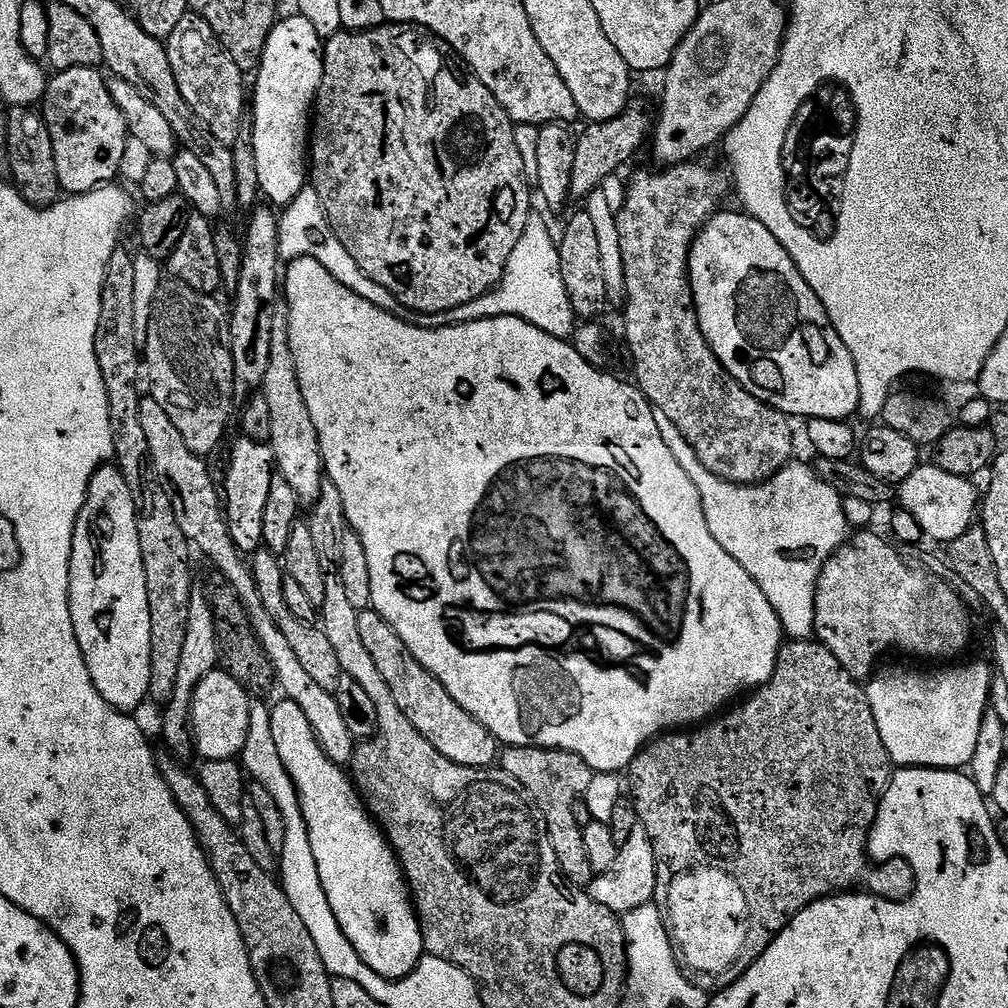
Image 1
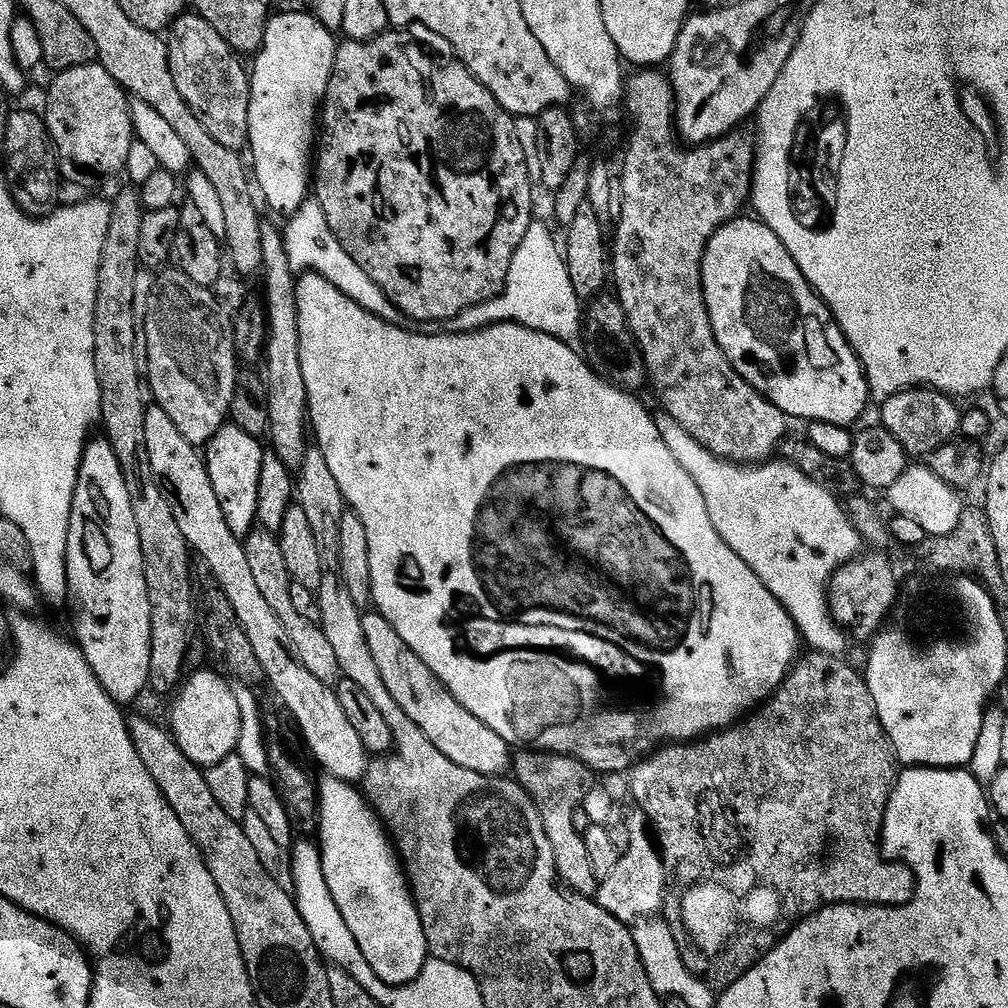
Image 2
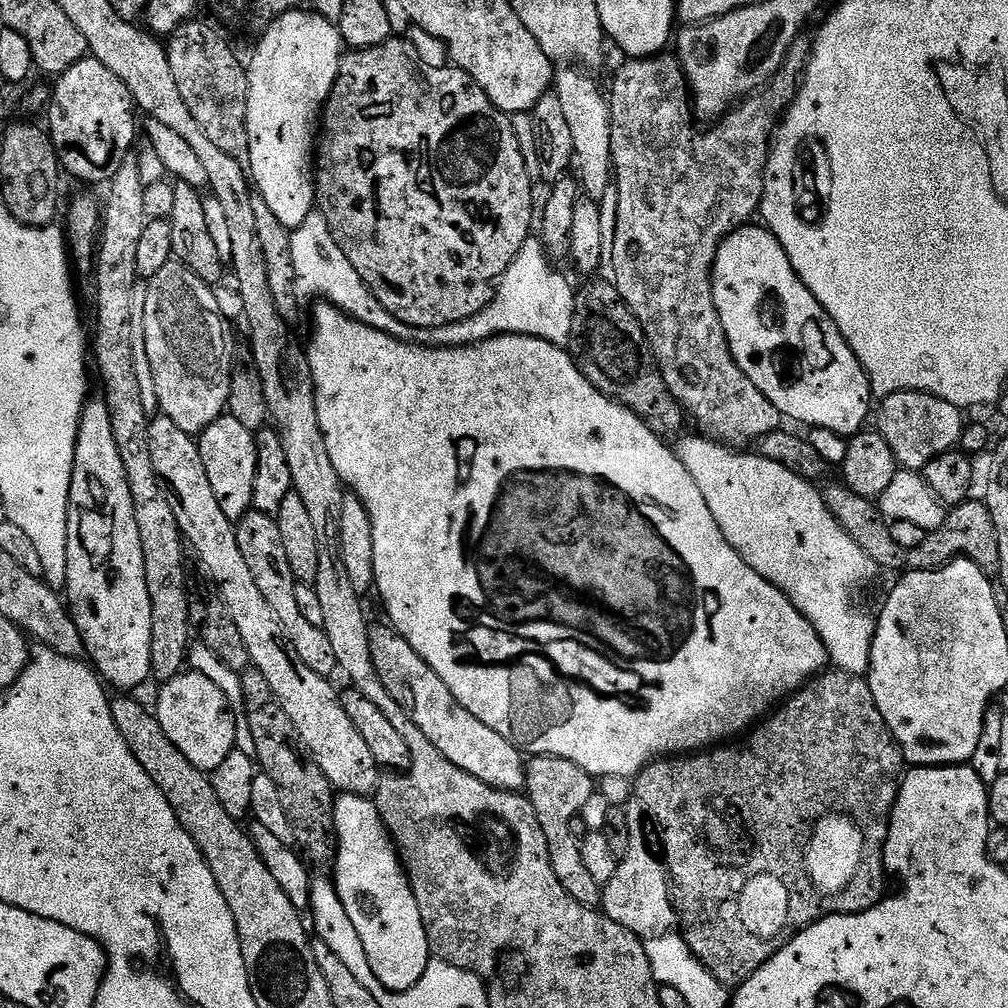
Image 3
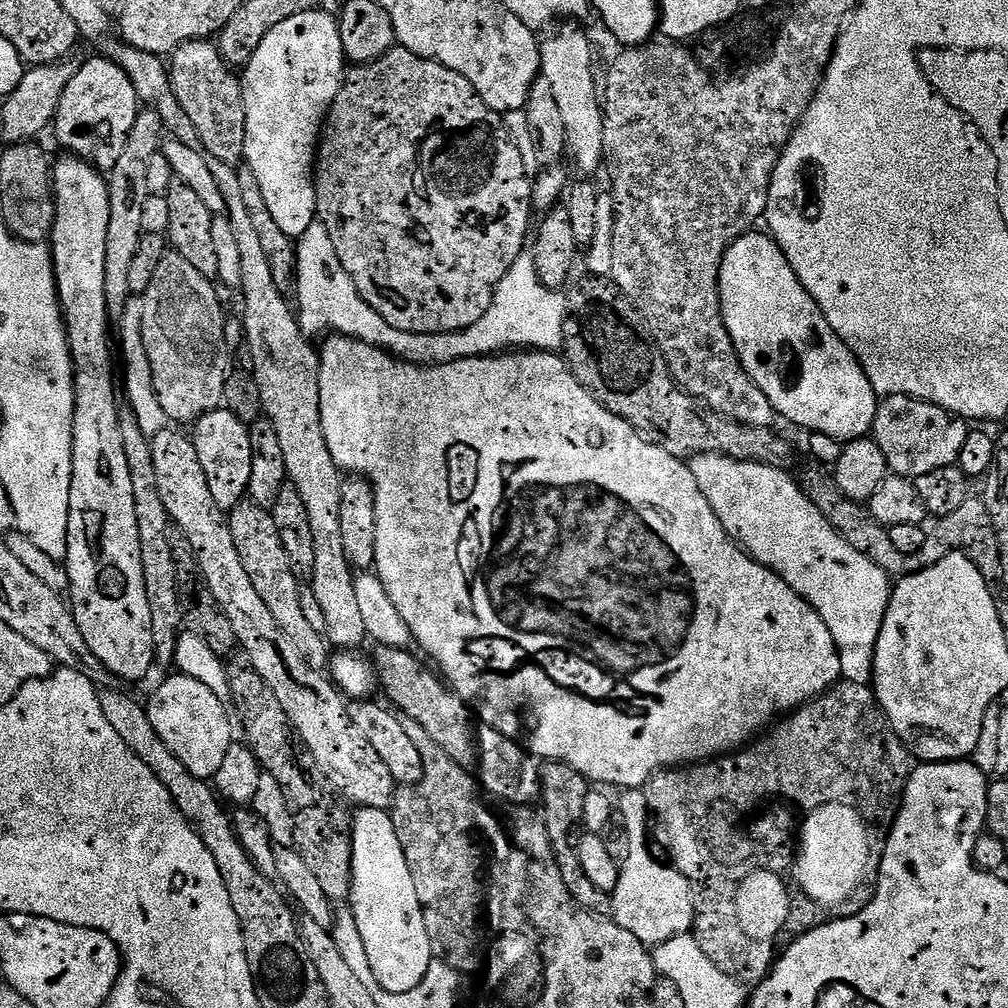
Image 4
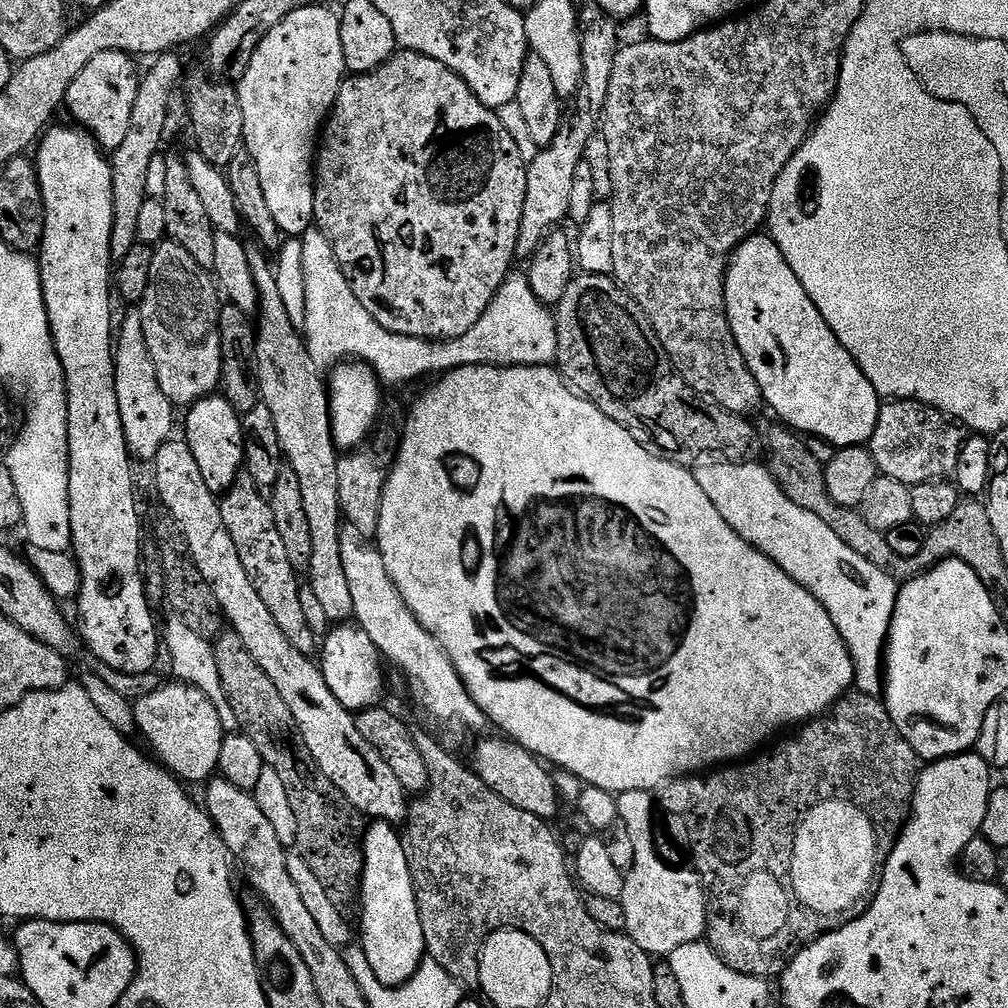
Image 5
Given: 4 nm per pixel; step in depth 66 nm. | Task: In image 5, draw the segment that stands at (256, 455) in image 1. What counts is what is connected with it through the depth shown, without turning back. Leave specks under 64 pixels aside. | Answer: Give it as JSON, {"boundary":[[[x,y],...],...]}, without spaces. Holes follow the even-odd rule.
{"boundary":[[[213,394],[205,400],[199,400],[187,412],[182,436],[187,440],[194,459],[198,462],[202,482],[206,482],[206,486],[210,486],[210,490],[217,494],[229,492],[236,477],[241,475],[245,467],[241,413],[236,412],[222,394]]]}

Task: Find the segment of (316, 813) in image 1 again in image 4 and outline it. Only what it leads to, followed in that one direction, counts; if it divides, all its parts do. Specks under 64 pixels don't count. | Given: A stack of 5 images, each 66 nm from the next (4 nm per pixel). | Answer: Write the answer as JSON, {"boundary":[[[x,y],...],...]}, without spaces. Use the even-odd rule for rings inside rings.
{"boundary":[[[383,808],[355,809],[352,817],[352,920],[356,923],[358,943],[366,946],[366,958],[378,986],[390,994],[406,994],[418,986],[426,970],[434,963],[430,934],[426,934],[424,911],[418,902],[418,890],[414,890],[414,878],[410,866],[406,866],[406,854],[402,854],[402,842],[398,842],[398,830],[394,830],[391,815]]]}

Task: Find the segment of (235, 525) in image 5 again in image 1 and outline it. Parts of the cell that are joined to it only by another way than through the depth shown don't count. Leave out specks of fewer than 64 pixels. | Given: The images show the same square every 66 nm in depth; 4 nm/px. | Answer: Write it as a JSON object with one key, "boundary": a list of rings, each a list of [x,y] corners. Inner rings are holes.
{"boundary":[[[267,550],[251,553],[250,571],[254,578],[254,586],[258,586],[258,598],[262,598],[262,606],[266,606],[266,614],[274,618],[274,626],[278,626],[278,630],[282,630],[282,635],[290,642],[290,647],[298,657],[299,664],[306,669],[306,674],[310,674],[314,682],[318,682],[318,686],[322,686],[322,690],[335,693],[338,682],[345,675],[344,671],[338,663],[332,644],[326,639],[324,629],[316,624],[307,624],[301,622],[299,618],[294,618],[292,611],[286,607],[286,598],[282,595],[286,573],[281,557]]]}

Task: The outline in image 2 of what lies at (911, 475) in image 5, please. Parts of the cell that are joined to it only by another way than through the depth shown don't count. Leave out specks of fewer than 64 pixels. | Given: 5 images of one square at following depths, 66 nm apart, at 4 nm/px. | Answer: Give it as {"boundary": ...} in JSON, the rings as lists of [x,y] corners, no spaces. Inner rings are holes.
{"boundary":[[[913,386],[894,394],[886,403],[879,405],[879,423],[890,434],[894,434],[898,442],[902,442],[909,457],[927,458],[943,444],[951,444],[957,439],[962,408],[956,404],[959,403],[953,397],[945,396],[944,393],[937,392],[934,388]]]}

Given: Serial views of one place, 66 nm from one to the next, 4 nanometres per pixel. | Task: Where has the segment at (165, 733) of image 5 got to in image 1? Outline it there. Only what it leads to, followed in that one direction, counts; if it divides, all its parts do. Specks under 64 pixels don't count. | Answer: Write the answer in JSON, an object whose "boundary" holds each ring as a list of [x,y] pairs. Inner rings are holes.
{"boundary":[[[217,670],[215,672],[211,672],[210,674],[206,674],[206,678],[202,678],[202,682],[198,682],[198,686],[194,690],[194,698],[192,699],[192,739],[194,741],[194,748],[197,753],[201,752],[201,757],[204,760],[236,760],[237,757],[241,755],[244,751],[244,747],[246,746],[246,734],[250,730],[250,693],[245,690],[235,680],[234,678],[230,678],[230,674],[226,674],[222,670]]]}

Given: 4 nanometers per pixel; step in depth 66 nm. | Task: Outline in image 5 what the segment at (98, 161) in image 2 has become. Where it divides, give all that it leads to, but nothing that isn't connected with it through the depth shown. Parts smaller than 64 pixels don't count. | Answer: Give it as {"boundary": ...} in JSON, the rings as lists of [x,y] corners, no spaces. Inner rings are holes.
{"boundary":[[[103,52],[98,54],[98,58],[90,58],[90,62],[86,62],[82,74],[78,74],[78,78],[74,78],[74,82],[70,82],[66,112],[77,120],[73,121],[83,131],[96,140],[101,149],[114,150],[118,146],[122,146],[122,142],[126,138],[130,127],[130,114],[134,110],[134,98],[138,98],[138,86],[140,85],[141,73],[136,72],[136,64],[137,61],[126,52]]]}

